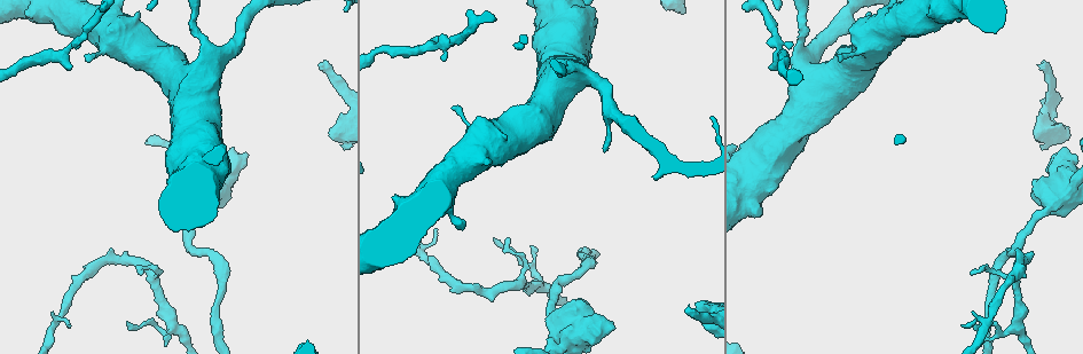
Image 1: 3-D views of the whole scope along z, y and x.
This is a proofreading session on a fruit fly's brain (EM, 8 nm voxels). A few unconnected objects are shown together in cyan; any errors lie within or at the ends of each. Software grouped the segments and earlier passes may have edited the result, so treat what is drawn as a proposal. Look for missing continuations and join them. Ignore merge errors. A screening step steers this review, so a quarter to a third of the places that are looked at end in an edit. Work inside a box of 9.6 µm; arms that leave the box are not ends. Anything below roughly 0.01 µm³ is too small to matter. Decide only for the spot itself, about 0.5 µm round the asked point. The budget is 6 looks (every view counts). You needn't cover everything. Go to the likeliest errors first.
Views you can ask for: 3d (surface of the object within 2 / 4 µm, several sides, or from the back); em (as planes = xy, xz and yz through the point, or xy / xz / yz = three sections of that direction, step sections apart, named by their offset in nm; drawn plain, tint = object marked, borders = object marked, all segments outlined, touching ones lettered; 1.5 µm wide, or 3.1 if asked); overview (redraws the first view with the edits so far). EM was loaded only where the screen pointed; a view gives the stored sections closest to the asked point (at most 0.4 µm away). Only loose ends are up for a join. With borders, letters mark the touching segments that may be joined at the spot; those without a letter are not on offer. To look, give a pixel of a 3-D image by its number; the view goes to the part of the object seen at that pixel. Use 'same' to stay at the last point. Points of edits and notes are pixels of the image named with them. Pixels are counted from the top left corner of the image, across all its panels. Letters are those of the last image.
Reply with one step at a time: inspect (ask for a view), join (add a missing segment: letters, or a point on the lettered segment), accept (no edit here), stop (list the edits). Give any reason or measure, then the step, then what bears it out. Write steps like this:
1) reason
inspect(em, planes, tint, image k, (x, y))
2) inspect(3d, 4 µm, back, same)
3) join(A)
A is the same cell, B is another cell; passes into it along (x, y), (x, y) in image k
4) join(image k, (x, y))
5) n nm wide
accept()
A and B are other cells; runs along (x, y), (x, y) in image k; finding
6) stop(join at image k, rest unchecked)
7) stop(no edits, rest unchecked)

branch stops here
inspect(3d, 4 µm, image 1, (460, 226))

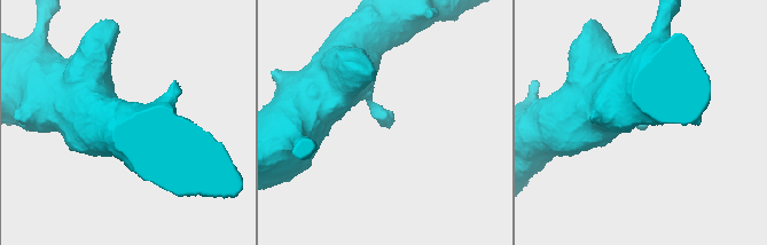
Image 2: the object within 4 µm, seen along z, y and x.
inspect(em, planes, borders, image 2, (387, 127))

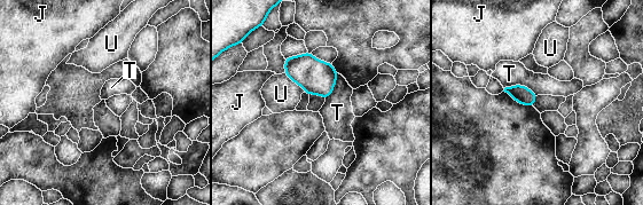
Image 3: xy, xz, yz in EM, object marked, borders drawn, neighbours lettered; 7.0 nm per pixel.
accept()
J, T and U are other cells; none of them fits

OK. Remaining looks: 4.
inspect(3d, 2 µm, back, image 1, (508, 237))

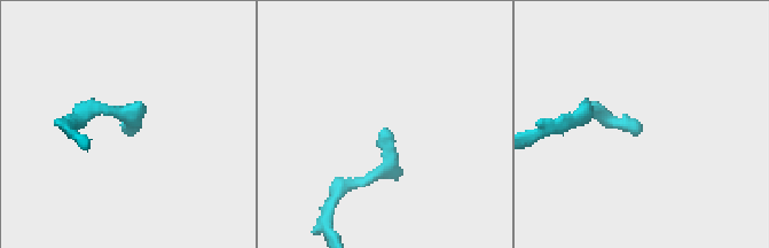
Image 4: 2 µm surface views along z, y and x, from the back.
inspect(em, yz, step 8, borders, image 4, (385, 127))

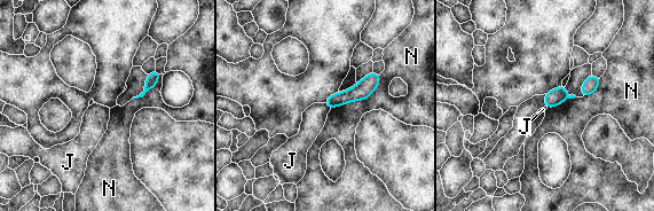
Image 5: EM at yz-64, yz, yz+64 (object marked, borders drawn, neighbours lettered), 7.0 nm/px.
cut it another way
inspect(em, planes, borders, same)

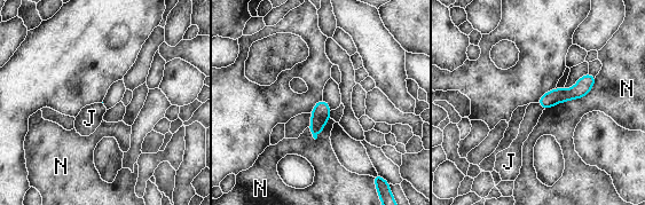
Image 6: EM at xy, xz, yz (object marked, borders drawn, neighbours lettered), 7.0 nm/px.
N touches over 440 nm
accept()
J and N are other cells; border along (537, 103), (544, 109) in image 6; no lettered segment goes on from it

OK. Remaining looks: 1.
inspect(em, xy, step 4, borders, image 1, (603, 150))

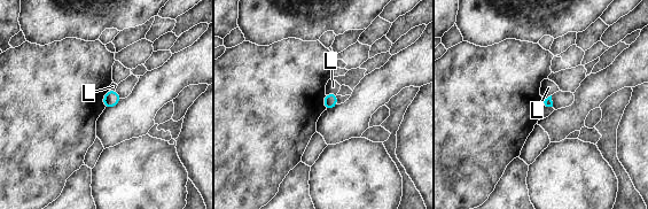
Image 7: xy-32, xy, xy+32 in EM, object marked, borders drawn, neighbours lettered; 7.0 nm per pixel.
accept()
L is another cell; border along (336, 93), (328, 93), (326, 95) in image 7; no lettered segment goes on from it

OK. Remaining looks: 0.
stop(no edits, rest unchecked)

